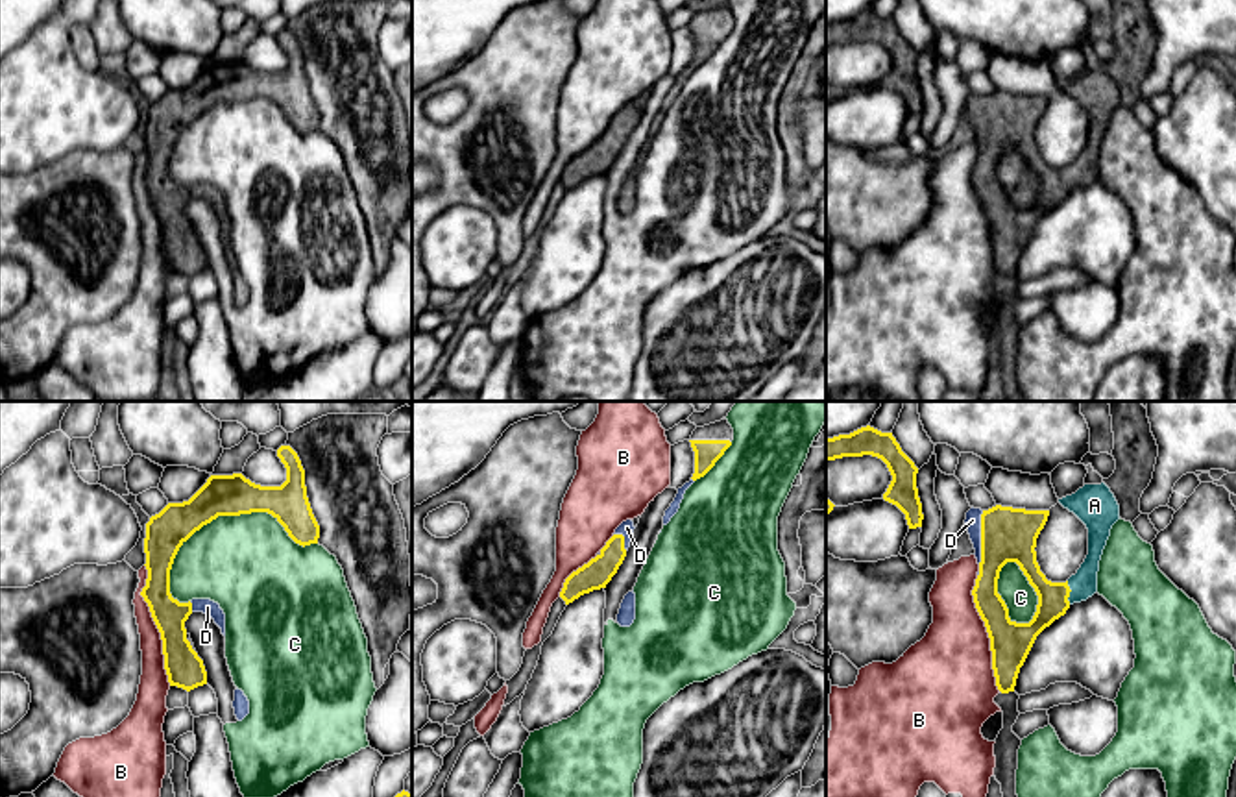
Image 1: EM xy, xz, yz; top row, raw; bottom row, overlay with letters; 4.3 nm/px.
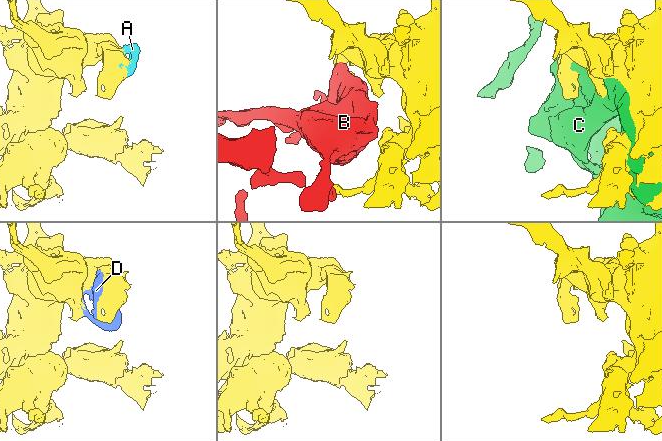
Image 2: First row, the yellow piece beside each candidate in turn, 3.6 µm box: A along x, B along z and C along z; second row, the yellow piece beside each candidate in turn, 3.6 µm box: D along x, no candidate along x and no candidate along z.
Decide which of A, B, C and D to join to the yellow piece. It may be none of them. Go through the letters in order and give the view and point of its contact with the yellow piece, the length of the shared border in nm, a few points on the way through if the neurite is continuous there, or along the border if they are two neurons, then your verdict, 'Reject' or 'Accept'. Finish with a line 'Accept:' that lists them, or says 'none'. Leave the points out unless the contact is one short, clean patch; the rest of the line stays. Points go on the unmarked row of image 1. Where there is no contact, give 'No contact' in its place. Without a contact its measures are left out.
A: Touches yellow at yz (1068, 178). Shared border 110 nm. Accept
B: Touches yellow at xy (156, 209). Shared border 550 nm. Reject
C: Touches yellow at xy (226, 100). Shared border 700 nm. Reject
D: Touches yellow at yz (981, 122). Shared border 240 nm. Accept
Accept: A, D

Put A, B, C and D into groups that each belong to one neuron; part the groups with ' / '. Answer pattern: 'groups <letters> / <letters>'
groups A D / B / C

